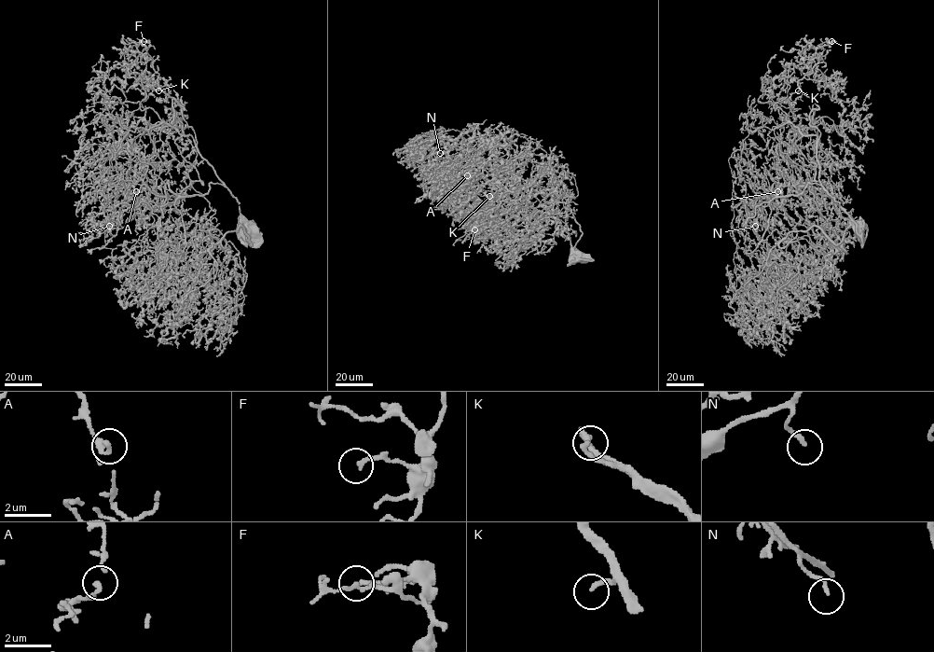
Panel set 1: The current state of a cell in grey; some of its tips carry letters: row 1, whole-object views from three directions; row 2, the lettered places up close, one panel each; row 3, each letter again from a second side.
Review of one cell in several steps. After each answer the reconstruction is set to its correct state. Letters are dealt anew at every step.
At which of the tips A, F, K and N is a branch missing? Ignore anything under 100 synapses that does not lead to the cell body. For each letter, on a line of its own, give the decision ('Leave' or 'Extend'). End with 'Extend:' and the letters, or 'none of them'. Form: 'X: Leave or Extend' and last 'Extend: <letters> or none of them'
A: Leave
F: Leave
K: Extend
N: Leave
Extend: K

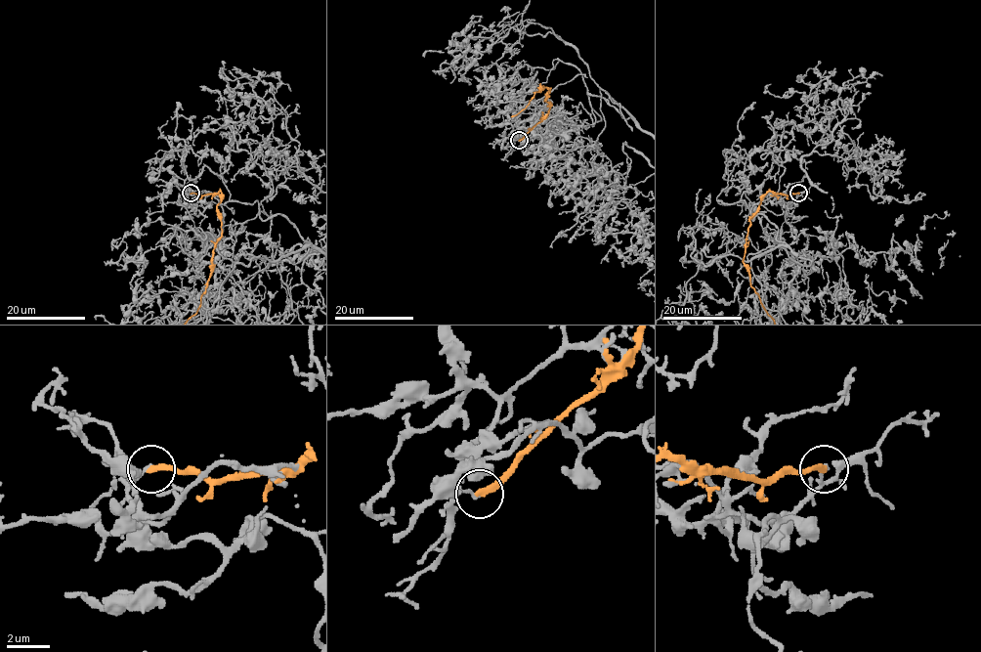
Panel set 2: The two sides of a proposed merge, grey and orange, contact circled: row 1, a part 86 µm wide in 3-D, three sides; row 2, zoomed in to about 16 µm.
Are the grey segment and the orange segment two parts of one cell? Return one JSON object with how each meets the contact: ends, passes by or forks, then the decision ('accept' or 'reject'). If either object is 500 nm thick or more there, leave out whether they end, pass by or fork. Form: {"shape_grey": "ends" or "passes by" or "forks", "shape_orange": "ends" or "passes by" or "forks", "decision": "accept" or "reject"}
{"shape_grey": "ends", "shape_orange": "ends", "decision": "reject"}

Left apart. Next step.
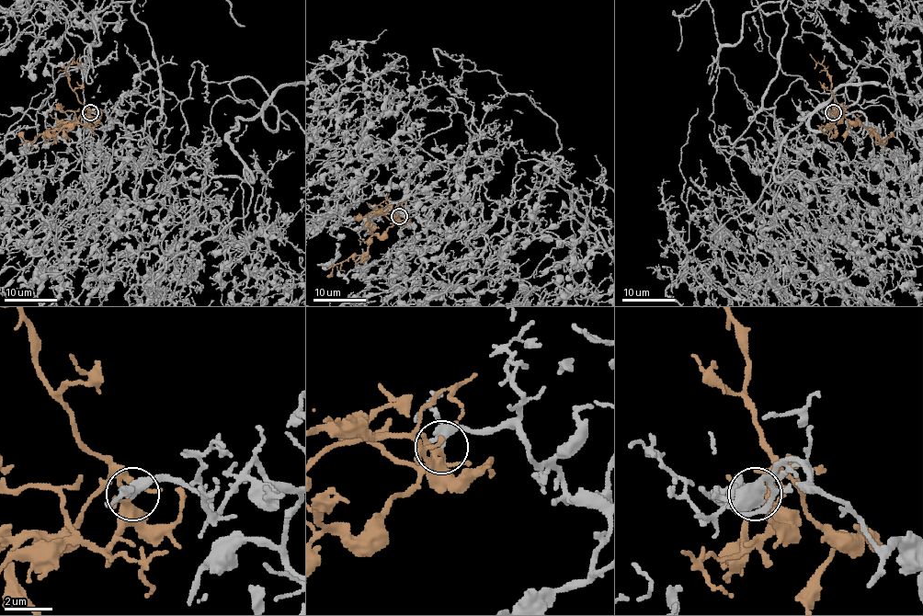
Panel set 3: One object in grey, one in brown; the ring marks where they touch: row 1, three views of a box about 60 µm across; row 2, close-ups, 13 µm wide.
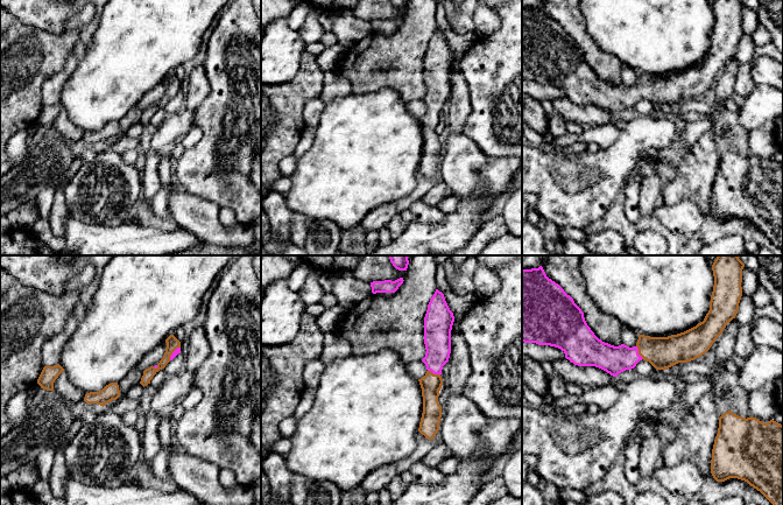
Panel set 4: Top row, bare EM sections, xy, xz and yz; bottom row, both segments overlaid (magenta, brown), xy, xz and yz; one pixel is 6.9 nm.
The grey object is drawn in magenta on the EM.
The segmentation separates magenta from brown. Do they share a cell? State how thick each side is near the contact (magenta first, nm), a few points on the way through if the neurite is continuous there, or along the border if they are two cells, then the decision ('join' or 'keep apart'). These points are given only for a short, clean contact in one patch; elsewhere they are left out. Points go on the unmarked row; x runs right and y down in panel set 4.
190/220 nm | across yz (613, 98), (629, 96), (637, 91), (662, 91) | join

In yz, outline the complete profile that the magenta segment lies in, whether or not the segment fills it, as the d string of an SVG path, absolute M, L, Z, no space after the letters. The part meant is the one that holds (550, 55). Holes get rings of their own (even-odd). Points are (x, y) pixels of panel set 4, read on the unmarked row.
M714 0L714 24L710 49L696 65L668 76L639 73L635 85L611 84L599 78L587 64L584 51L564 28L549 17L542 5L522 8L522 80L560 87L565 97L578 105L595 105L613 115L632 108L640 99L649 100L656 108L668 108L678 101L687 101L705 93L726 64L735 57L742 35L742 0Z

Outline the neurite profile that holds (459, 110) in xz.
M454 62L451 69L451 92L447 101L450 107L443 118L443 126L450 132L463 132L471 114L470 87Z

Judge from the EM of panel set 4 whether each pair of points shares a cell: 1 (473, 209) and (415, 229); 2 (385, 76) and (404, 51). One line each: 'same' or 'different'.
1: same
2: same

